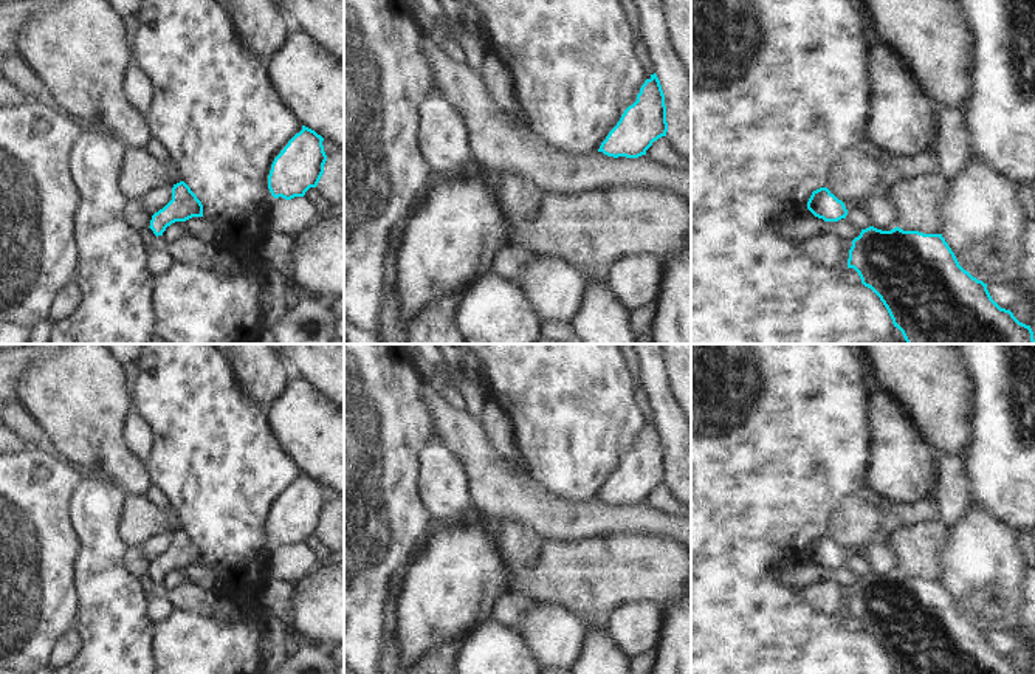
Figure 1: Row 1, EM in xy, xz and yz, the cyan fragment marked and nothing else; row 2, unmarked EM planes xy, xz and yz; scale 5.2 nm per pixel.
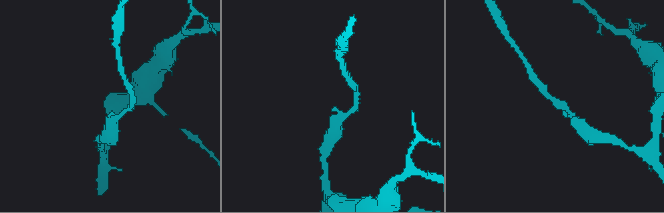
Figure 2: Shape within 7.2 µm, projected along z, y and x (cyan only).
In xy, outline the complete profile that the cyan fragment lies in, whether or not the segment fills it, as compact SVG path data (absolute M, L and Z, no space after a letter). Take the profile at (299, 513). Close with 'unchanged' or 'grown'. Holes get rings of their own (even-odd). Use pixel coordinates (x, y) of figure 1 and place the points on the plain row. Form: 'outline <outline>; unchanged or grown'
outline M305 473L288 488L268 522L268 536L274 545L304 544L318 533L327 508L322 488L321 482Z; unchanged

